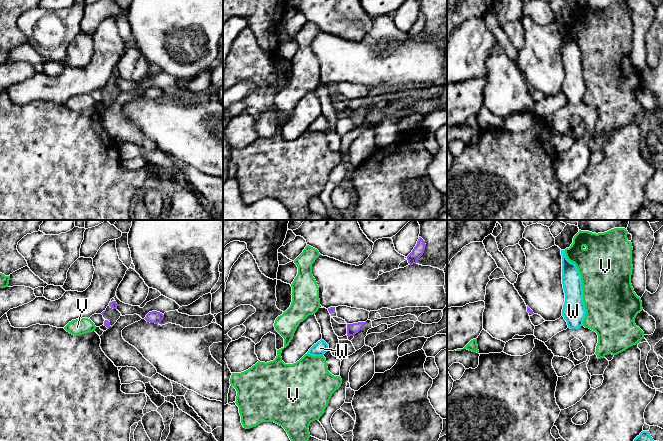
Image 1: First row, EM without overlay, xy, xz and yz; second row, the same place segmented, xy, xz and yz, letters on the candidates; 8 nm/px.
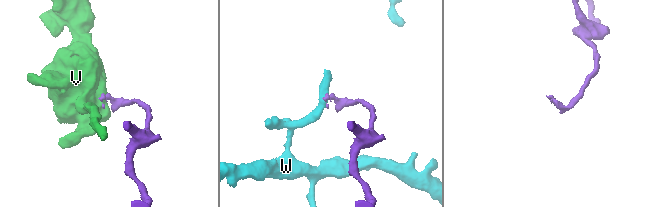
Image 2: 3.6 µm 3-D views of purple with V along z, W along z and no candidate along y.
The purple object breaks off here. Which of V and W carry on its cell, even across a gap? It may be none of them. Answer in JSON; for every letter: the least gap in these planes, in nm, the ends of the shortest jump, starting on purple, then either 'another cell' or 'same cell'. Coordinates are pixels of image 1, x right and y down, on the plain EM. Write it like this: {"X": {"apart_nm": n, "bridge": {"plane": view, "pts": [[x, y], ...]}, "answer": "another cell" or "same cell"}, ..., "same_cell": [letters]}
{"V": {"apart_nm": 70, "bridge": {"plane": "xz", "pts": [[328, 84], [320, 81]]}, "answer": "another cell"}, "W": {"apart_nm": 180, "bridge": {"plane": "xz", "pts": [[347, 111], [327, 120]]}, "answer": "another cell"}, "same_cell": []}

